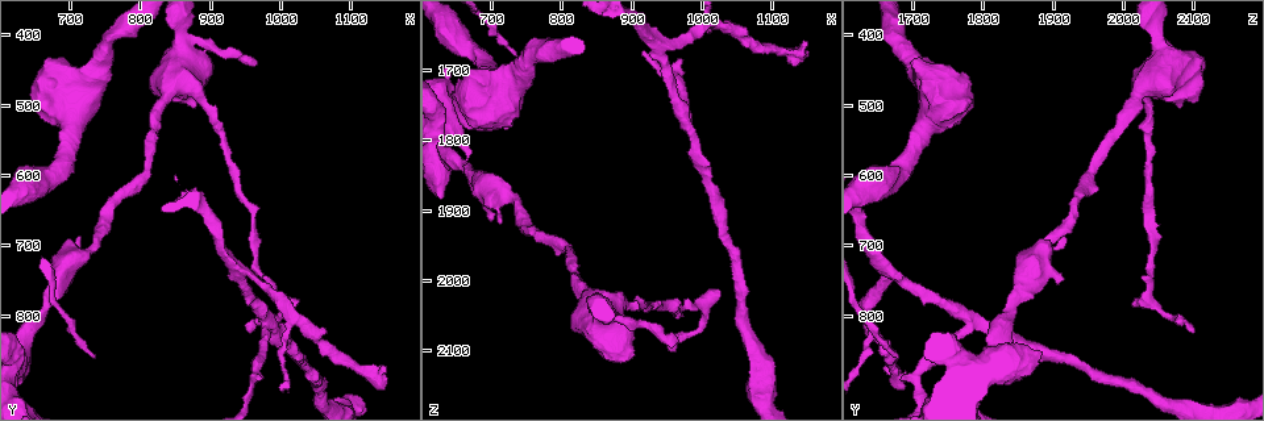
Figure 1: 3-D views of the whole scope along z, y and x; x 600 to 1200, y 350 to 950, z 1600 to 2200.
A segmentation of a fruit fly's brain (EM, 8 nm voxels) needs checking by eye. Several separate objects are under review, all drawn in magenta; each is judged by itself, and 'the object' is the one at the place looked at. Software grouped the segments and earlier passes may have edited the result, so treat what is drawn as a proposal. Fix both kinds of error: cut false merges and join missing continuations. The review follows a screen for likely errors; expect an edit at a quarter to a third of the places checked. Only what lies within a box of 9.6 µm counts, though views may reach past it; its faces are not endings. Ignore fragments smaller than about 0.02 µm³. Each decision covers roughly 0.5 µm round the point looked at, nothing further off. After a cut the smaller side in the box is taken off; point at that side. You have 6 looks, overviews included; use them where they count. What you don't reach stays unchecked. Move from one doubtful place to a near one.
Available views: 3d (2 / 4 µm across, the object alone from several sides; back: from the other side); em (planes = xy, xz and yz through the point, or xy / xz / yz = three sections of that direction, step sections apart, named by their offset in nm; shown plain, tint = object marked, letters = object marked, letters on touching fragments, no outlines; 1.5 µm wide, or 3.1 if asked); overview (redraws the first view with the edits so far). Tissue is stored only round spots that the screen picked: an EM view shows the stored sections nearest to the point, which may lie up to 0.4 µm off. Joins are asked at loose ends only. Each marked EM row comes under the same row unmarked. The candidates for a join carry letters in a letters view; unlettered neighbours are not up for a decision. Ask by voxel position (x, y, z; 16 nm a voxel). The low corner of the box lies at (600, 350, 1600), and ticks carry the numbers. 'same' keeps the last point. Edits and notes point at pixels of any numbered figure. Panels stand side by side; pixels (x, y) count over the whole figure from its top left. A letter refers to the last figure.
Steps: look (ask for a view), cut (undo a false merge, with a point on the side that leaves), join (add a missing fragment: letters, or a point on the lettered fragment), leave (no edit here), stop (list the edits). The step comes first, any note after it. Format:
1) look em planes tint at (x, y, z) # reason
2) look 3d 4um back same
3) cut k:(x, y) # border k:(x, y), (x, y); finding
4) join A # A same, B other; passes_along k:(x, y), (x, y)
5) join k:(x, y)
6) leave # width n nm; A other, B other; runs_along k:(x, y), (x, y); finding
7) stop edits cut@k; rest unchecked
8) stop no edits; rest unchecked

look 3d 4um back at (840, 420, 2070) # stops while still wide

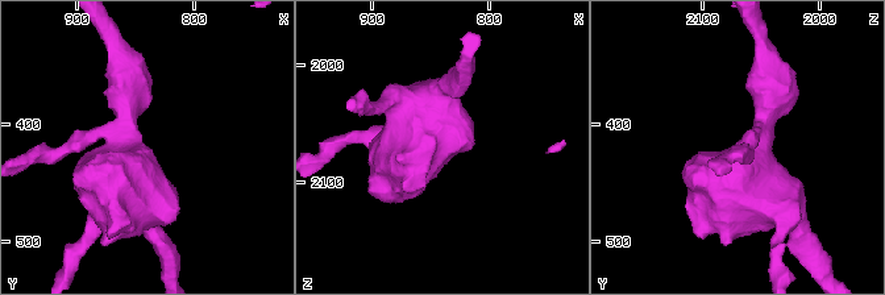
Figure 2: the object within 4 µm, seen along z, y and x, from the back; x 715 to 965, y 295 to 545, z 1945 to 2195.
look em planes letters same

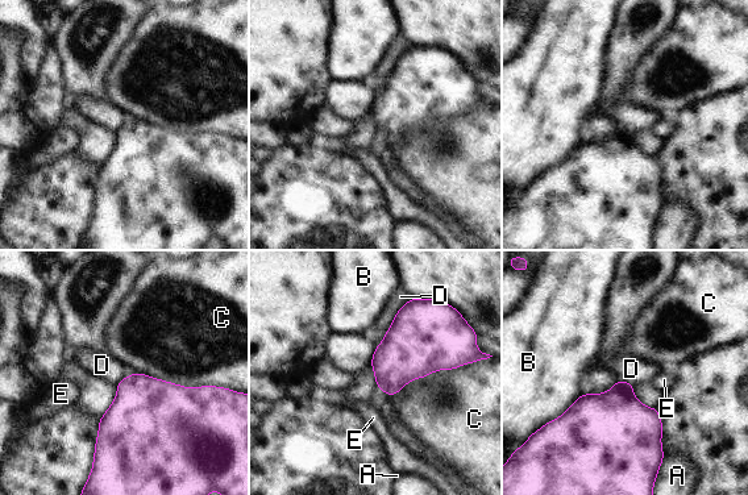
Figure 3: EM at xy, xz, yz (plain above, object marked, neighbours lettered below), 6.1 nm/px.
leave # longest_contact C 500 nm; A other, B other, C other, D other, E other; border 3:(410, 298), (374, 349); none of them fits

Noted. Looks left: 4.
look em planes letters at (1020, 780, 2010) # an open end

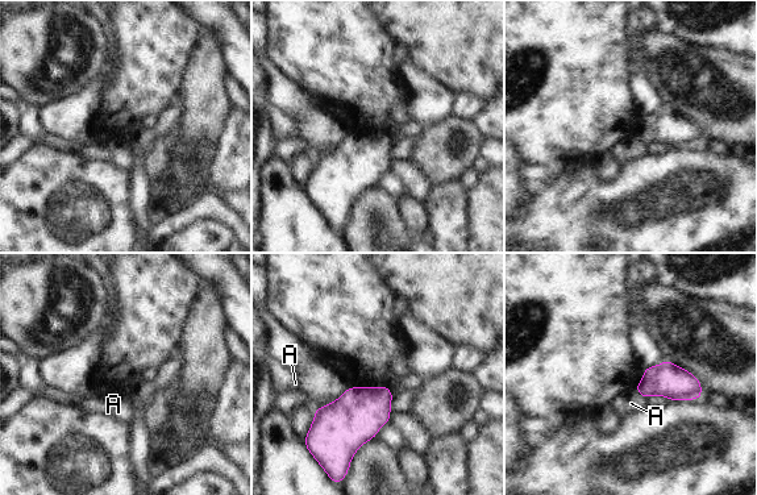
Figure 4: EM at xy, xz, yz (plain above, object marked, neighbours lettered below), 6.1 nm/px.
leave # width 120 nm; A other; border 4:(635, 391), (647, 399); none of them fits

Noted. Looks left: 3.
look 3d 4um at (1150, 880, 1665)

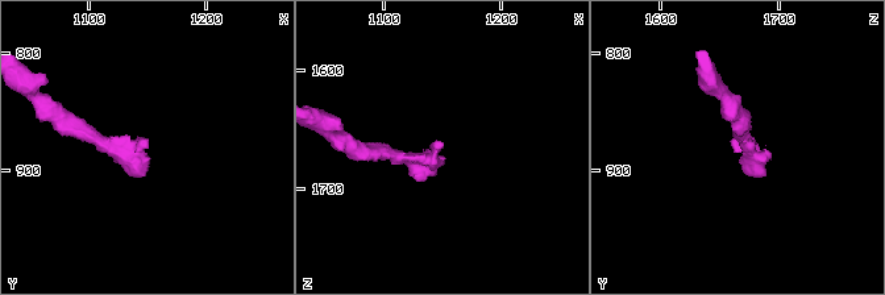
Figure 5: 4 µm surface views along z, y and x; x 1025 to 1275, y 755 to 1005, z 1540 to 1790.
look em planes letters at (1150, 878, 1662) # shape alone is not enough

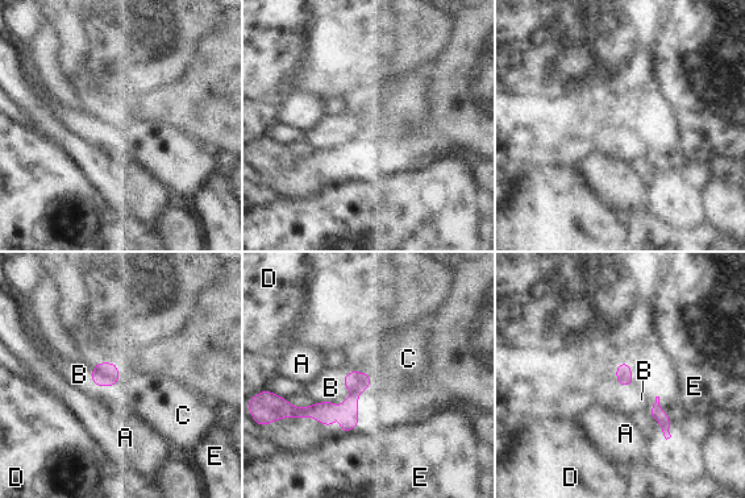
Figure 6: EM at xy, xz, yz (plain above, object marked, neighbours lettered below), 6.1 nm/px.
leave # A other, B other, C other, D other, E other; runs_along 6:(367, 378), (341, 410), (298, 411); none of them fits

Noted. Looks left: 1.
stop no edits; rest unchecked

